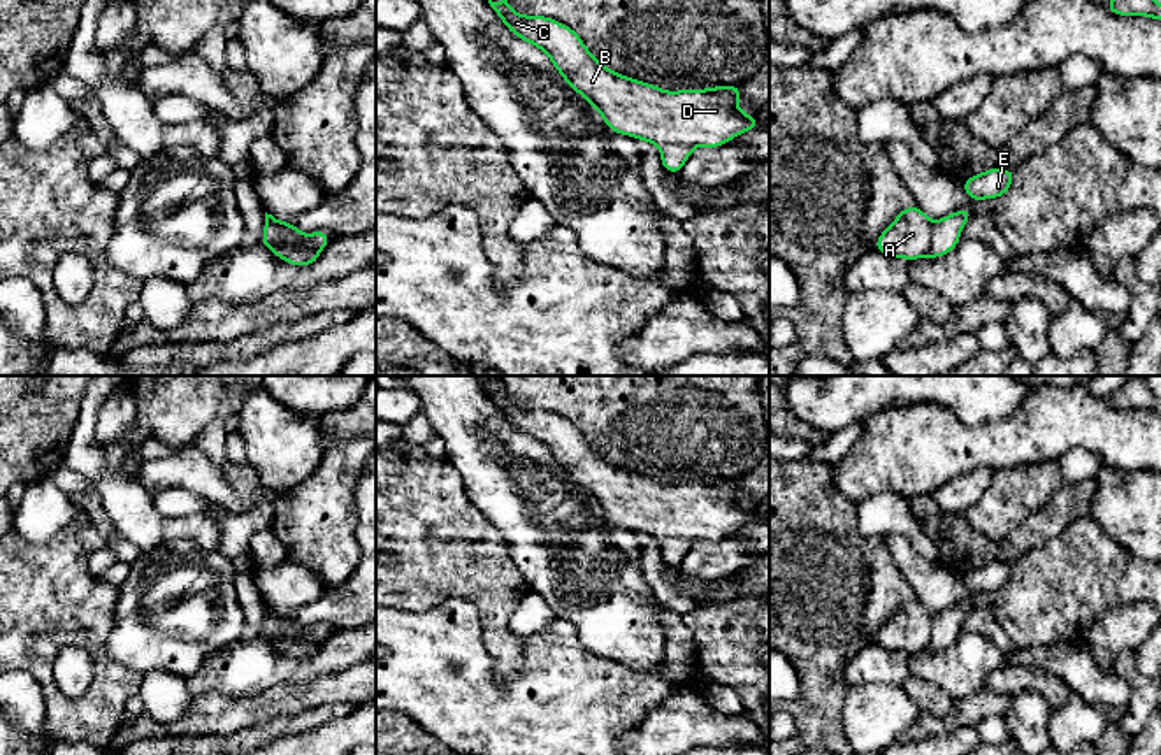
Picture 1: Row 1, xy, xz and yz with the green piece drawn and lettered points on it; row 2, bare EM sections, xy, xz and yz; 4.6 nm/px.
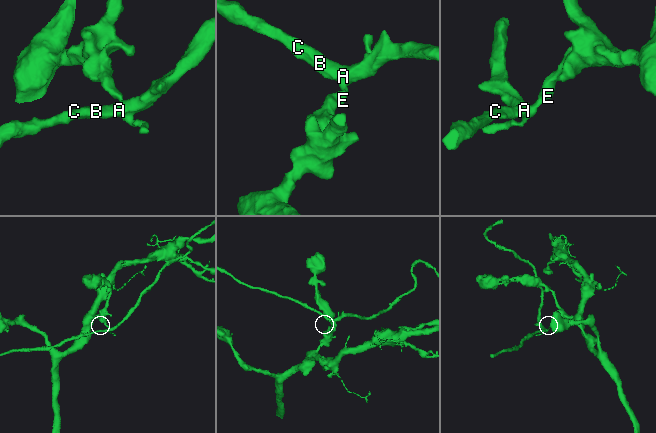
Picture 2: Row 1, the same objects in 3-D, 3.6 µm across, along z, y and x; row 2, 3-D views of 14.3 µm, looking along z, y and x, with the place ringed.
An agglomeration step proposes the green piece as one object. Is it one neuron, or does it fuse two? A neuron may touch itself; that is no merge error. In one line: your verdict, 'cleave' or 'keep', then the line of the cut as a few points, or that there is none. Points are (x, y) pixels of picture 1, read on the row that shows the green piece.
cleave; cut in xy along (269, 244), (285, 232), (288, 244), (318, 253)

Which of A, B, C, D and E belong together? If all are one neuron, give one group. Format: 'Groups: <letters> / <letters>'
Groups: A B C D / E

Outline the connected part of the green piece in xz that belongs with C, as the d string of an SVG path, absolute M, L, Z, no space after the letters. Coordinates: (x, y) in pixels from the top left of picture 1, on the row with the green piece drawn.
M508 0L488 4L511 33L548 54L564 81L615 133L659 147L720 147L736 135L759 128L759 119L738 107L741 86L664 91L609 70L585 47L581 37L560 21L518 14Z

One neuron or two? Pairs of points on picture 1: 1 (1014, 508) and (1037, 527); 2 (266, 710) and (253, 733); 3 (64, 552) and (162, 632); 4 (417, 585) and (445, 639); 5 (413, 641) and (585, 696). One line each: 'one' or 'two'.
1: two
2: two
3: two
4: two
5: one

